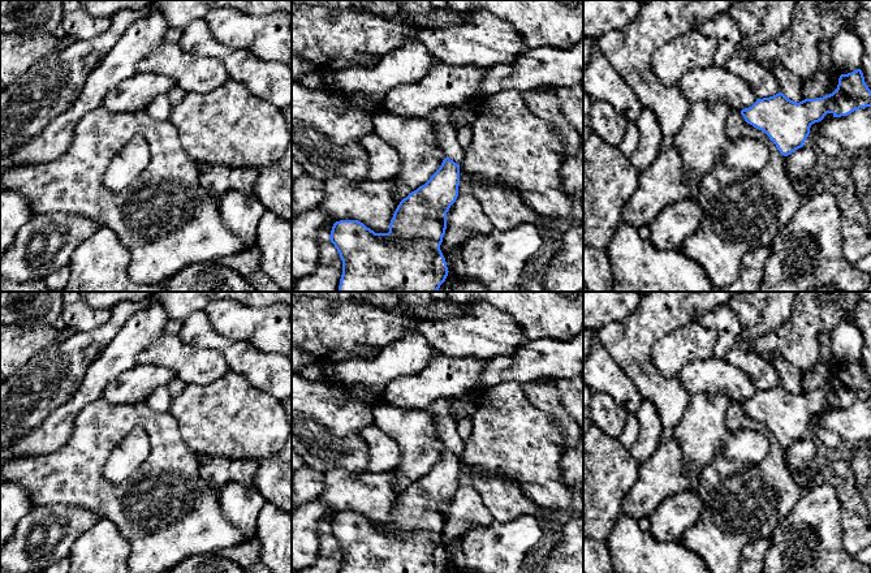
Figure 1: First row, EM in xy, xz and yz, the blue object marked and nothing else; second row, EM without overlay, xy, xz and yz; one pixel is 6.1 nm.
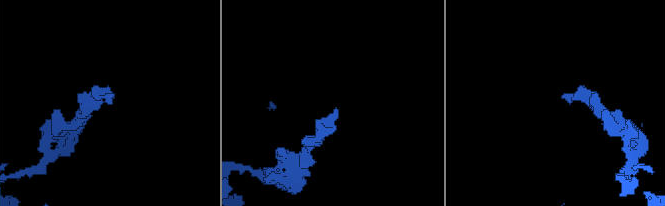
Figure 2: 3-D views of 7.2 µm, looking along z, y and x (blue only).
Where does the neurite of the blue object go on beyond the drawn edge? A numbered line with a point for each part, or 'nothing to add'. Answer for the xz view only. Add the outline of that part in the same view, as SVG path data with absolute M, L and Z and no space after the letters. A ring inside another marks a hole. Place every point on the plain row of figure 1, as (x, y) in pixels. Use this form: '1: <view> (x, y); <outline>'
nothing to add

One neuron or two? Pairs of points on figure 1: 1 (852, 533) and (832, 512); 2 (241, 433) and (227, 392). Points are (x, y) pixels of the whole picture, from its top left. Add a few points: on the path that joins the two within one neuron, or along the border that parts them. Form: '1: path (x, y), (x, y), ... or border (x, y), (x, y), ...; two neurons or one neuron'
1: border (833, 490), (841, 507), (841, 543), (846, 550); two neurons
2: path (235, 422), (229, 417), (229, 403); one neuron

